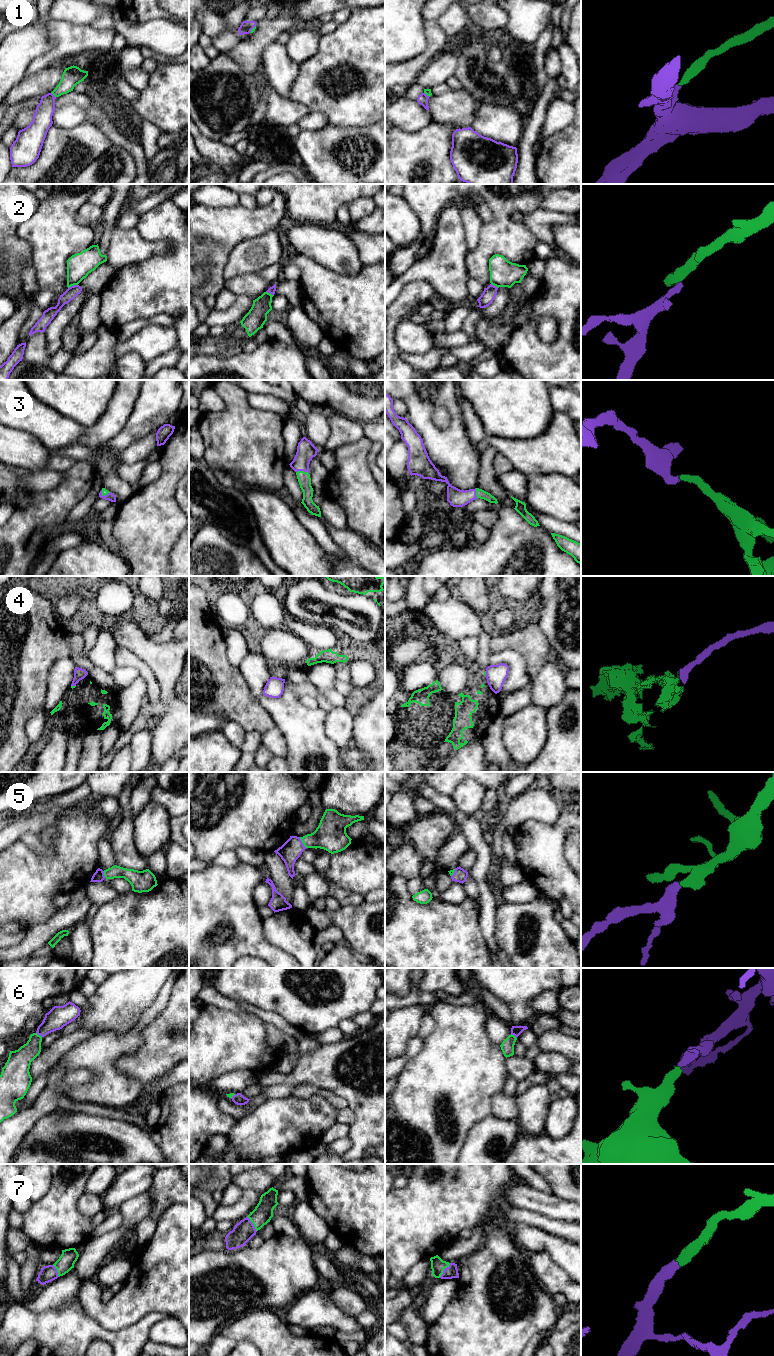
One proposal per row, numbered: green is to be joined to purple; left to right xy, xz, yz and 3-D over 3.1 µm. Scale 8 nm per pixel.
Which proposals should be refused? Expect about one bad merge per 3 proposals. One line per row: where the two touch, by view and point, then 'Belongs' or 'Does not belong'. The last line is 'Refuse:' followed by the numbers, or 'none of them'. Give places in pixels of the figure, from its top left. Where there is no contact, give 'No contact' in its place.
1: Touches purple at xy (53, 95). Belongs
2: Touches purple at xy (72, 286). Does not belong
3: Touches purple at xz (302, 470). Belongs
4: Touches purple at xy (73, 685). Does not belong
5: Touches purple at xz (301, 842). Belongs
6: Touches purple at xy (39, 1034). Belongs
7: Touches purple at yz (444, 1270). Belongs
Refuse: 2, 4

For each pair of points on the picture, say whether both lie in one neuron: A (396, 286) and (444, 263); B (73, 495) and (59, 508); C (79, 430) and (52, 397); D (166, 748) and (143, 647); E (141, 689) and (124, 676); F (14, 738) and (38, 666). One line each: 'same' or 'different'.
A: same
B: same
C: different
D: same
E: different
F: same

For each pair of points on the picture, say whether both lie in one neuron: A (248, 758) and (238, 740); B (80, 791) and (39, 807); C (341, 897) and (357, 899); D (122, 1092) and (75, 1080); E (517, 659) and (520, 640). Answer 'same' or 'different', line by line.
A: different
B: same
C: same
D: different
E: different

